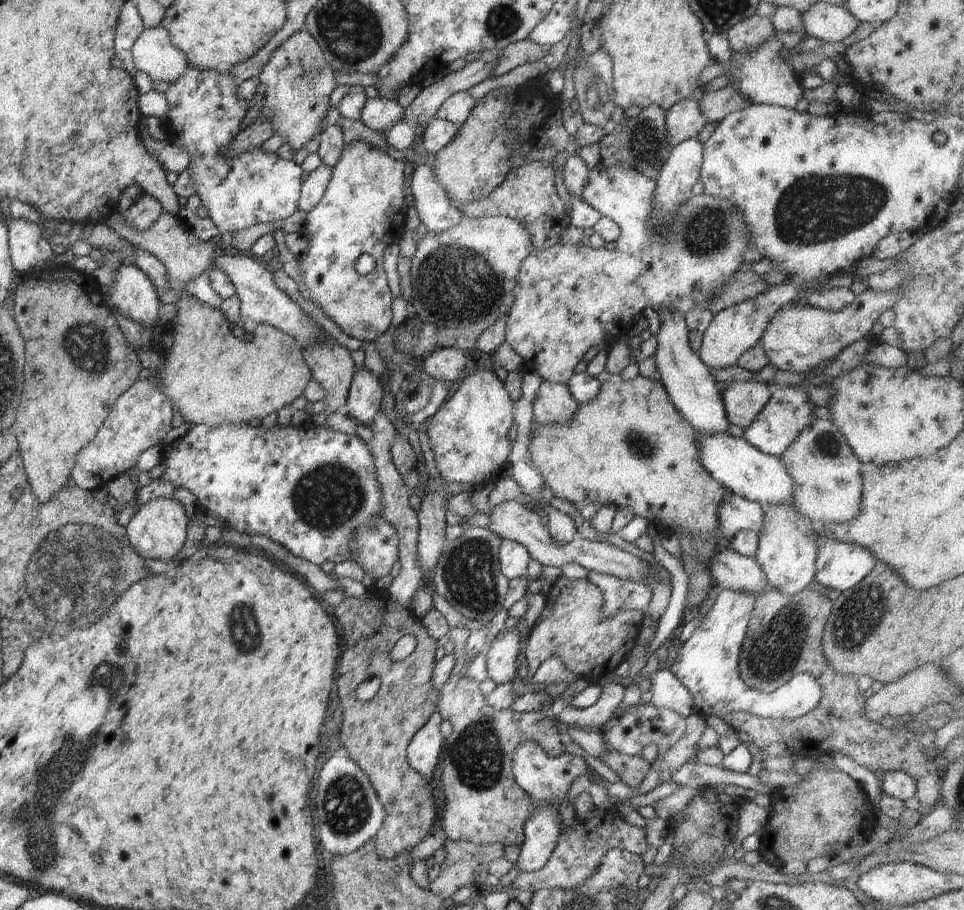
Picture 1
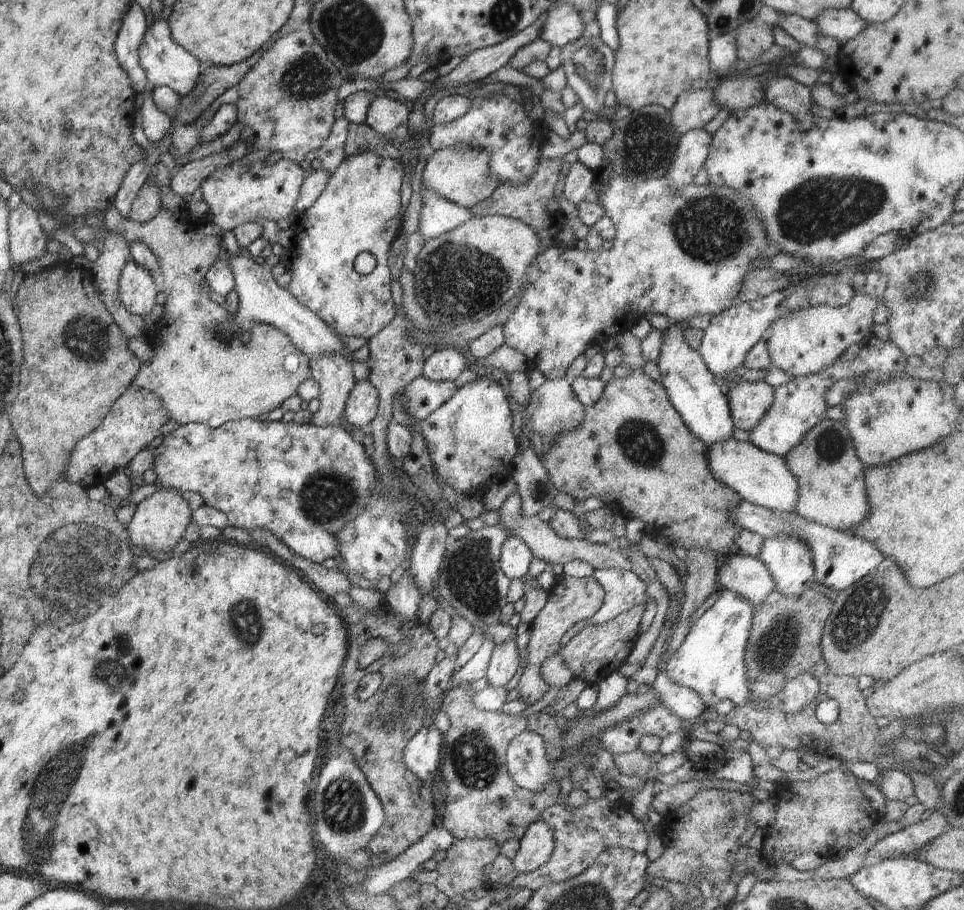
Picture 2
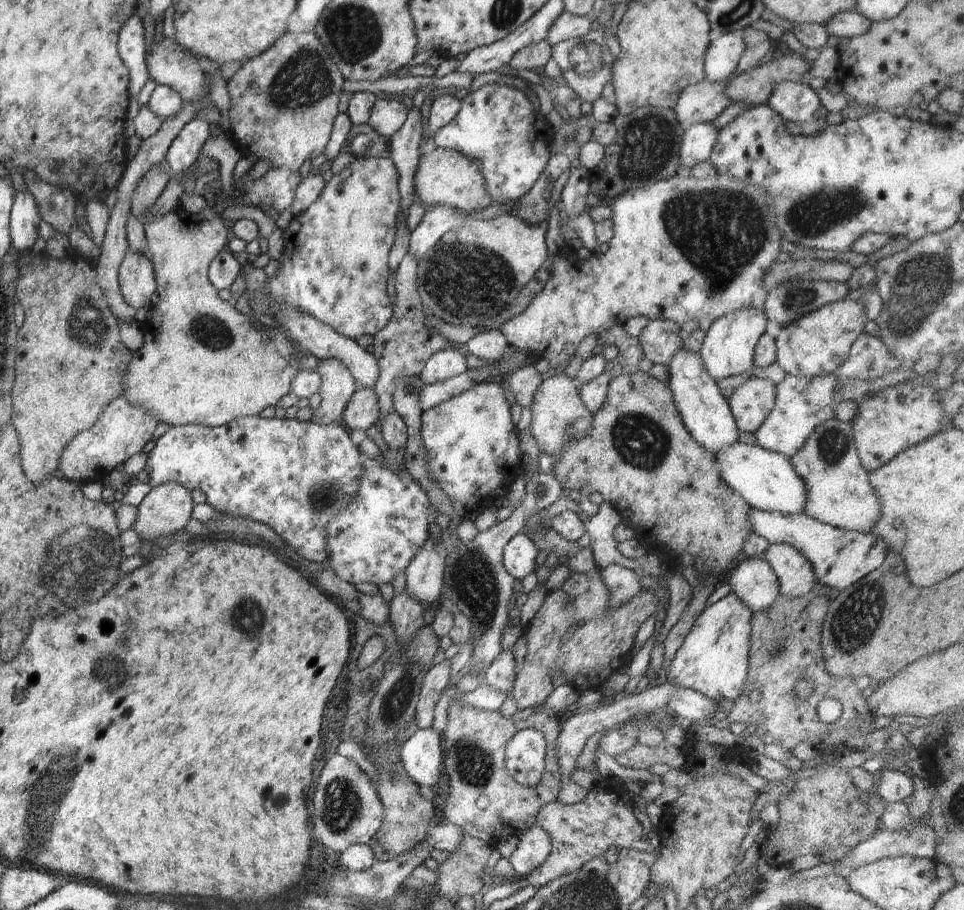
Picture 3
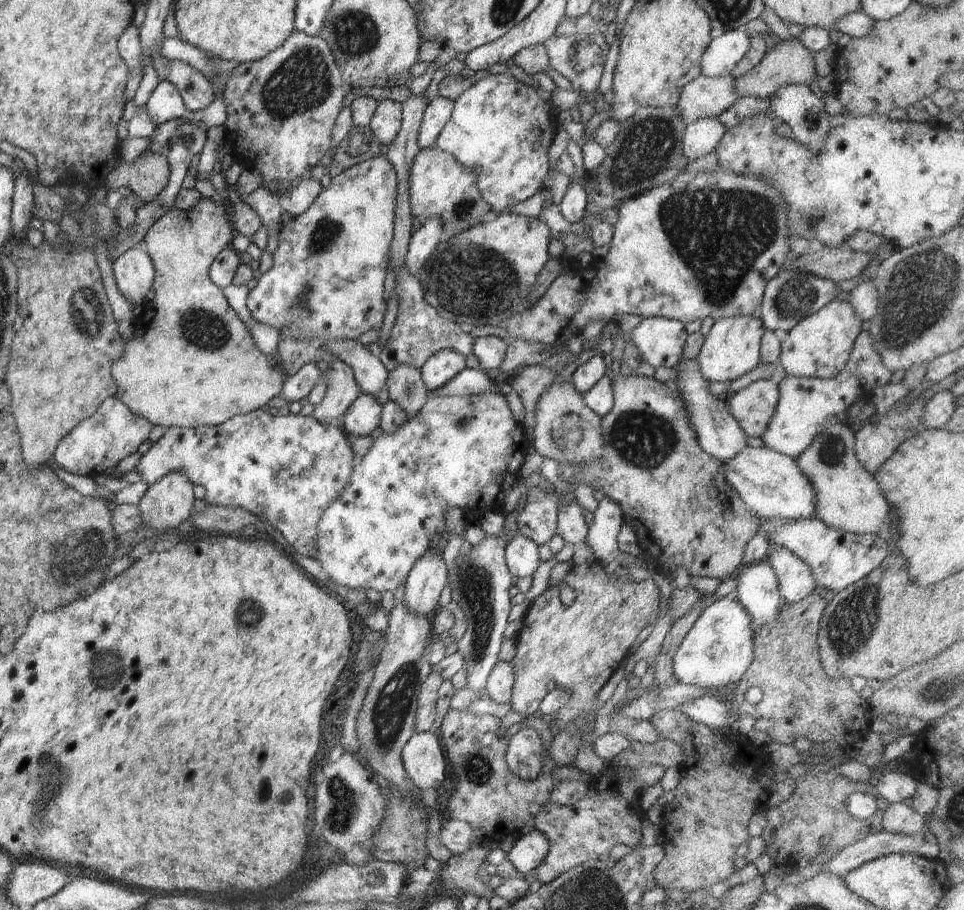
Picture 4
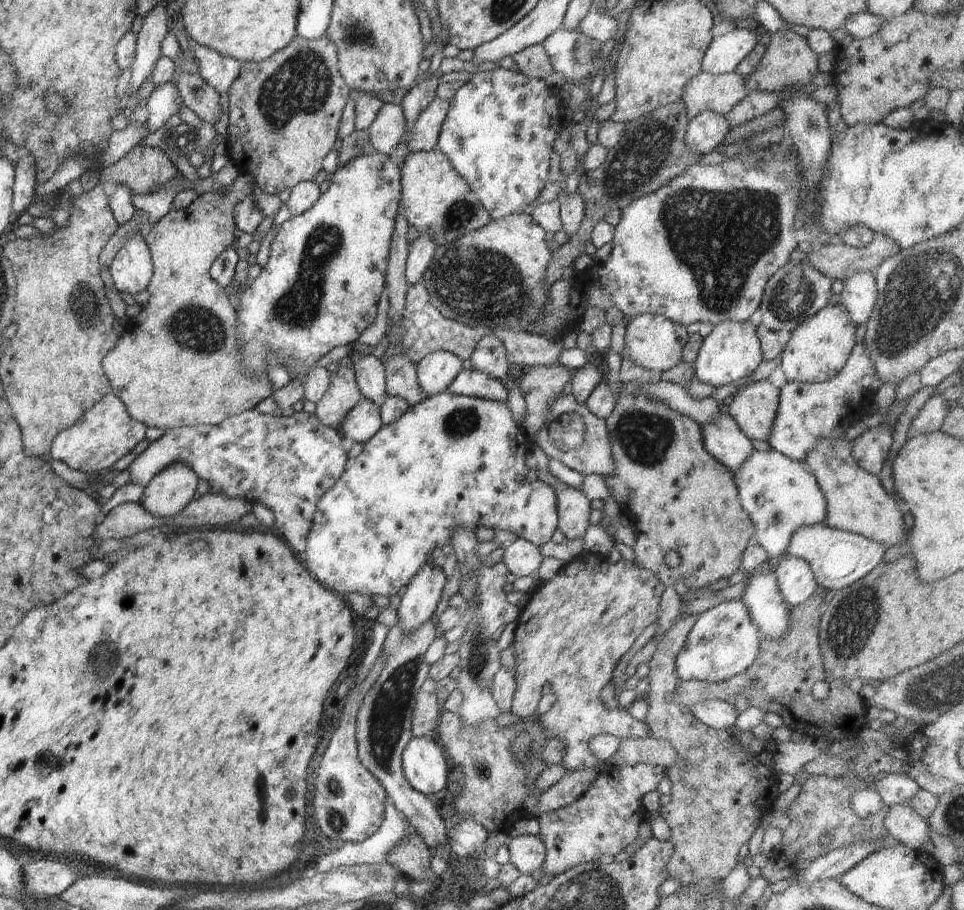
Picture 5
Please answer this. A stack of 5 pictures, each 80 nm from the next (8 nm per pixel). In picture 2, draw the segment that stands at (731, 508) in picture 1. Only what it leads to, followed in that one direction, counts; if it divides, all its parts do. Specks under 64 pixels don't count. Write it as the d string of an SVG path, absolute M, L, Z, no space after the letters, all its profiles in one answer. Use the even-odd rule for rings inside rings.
M742 500L733 509L730 509L728 514L729 519L735 525L741 529L755 532L763 539L784 533L803 540L812 551L815 580L820 584L824 584L824 586L834 588L834 590L843 591L850 588L855 582L874 572L884 560L884 556L878 552L875 544L858 538L850 532L825 527L806 520L796 512L773 511Z

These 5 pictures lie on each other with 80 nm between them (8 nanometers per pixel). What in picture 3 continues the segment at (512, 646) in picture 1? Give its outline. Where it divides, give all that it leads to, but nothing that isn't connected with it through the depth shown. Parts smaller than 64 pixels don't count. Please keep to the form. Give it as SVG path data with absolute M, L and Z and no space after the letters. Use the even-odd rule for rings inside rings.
M501 649L501 651L491 660L482 678L498 692L507 693L513 689L516 670L513 649Z

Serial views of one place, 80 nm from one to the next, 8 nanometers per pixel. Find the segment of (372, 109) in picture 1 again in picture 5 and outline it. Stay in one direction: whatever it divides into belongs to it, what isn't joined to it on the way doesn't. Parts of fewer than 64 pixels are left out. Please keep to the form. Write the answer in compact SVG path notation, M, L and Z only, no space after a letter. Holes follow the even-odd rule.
M384 103L367 132L375 152L390 156L406 132L406 118L401 106Z

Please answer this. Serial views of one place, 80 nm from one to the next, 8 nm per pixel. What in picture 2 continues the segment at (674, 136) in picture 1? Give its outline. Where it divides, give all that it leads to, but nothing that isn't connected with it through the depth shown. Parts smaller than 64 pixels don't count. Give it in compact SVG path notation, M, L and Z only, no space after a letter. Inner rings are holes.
M712 85L701 91L682 93L671 112L672 126L681 137L694 129L702 129L717 114L718 108L713 103Z

